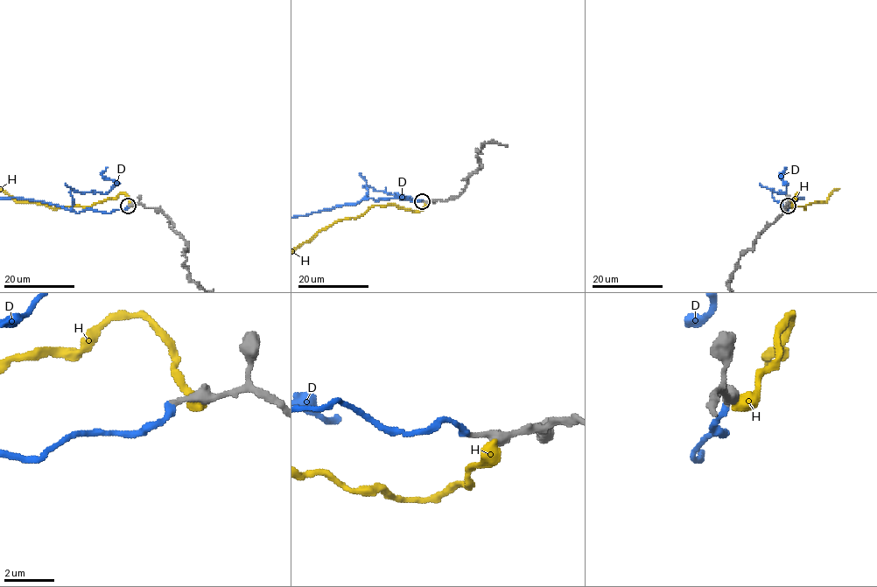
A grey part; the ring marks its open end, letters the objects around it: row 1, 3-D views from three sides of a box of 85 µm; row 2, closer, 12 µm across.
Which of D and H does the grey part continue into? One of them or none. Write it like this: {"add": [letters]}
{"add": ["D"]}

